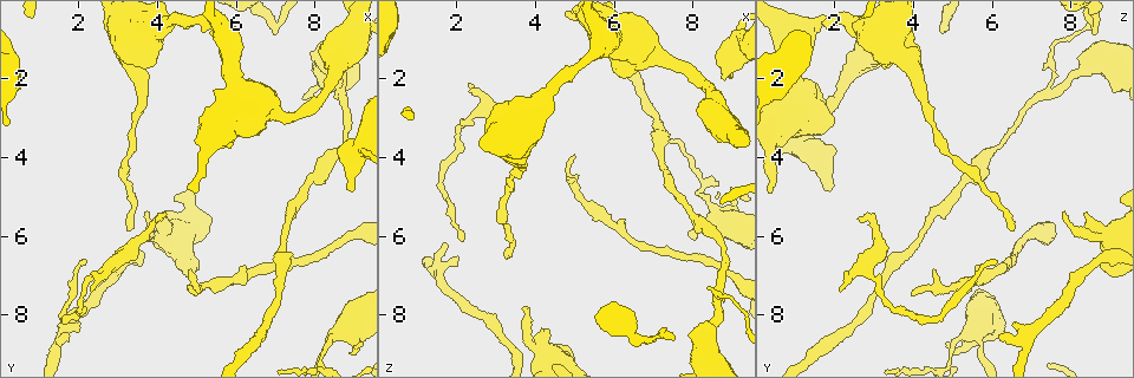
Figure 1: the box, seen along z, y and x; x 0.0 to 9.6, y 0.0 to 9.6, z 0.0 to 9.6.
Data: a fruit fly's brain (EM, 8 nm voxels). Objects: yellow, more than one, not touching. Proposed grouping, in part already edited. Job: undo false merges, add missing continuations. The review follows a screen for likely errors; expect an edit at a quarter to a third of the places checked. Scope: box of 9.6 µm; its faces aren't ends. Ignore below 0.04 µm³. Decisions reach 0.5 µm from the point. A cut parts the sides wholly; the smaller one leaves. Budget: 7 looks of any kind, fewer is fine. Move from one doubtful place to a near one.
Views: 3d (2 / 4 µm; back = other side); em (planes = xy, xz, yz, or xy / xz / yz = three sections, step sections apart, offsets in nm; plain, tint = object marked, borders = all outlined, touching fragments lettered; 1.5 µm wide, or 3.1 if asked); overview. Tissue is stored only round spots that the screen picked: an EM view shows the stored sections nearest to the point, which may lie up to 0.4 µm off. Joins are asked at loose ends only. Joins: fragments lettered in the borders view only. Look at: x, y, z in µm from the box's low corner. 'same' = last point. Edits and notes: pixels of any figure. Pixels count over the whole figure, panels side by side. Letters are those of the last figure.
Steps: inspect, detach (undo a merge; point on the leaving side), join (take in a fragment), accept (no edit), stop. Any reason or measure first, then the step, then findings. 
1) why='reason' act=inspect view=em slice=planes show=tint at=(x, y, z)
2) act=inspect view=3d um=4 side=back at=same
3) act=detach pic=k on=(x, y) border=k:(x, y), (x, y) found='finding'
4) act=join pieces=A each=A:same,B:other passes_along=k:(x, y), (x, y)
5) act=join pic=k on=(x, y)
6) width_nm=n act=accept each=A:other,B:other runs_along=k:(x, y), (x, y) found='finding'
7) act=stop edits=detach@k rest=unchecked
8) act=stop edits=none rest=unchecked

why='an open end' act=inspect view=em slice=planes show=borders at=(9.05, 4.85, 1.90)

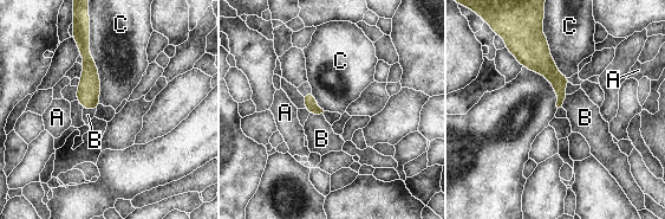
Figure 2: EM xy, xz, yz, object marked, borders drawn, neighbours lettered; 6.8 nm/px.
longest_contact=C:500nm act=join pieces=B each=A:other,B:same,C:other found='it goes on there'

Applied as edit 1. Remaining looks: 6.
act=inspect view=overview

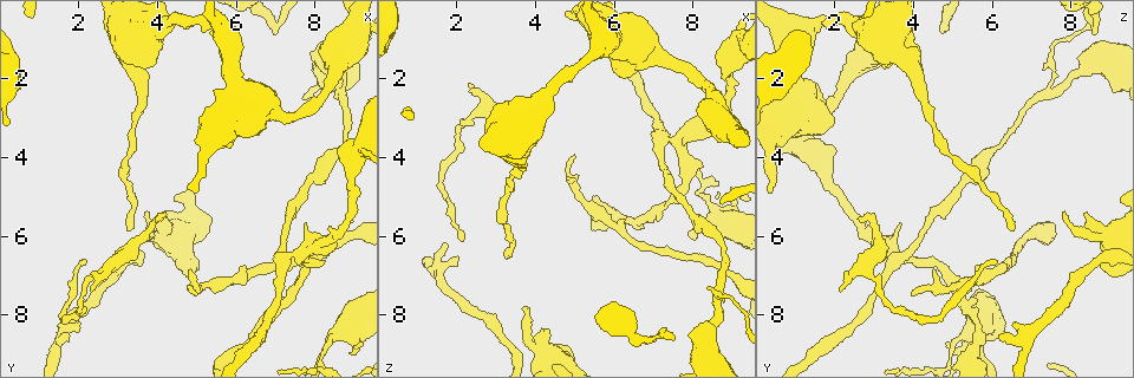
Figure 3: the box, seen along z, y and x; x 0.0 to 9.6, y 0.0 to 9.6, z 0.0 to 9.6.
why='calibre changes' act=inspect view=3d um=4 at=(8.60, 2.30, 7.65)

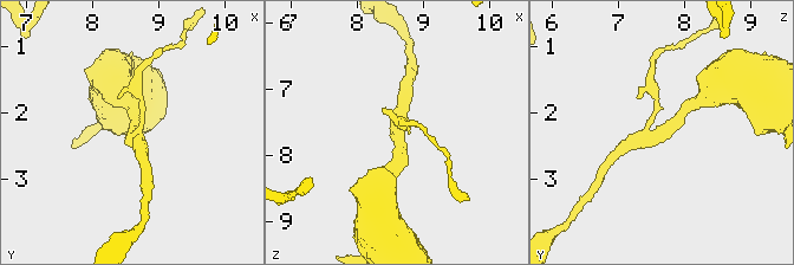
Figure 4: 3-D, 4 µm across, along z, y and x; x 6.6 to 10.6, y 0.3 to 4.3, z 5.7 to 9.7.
arms=3 act=inspect view=em slice=xy step=4 show=tint at=(8.65, 2.25, 7.65)

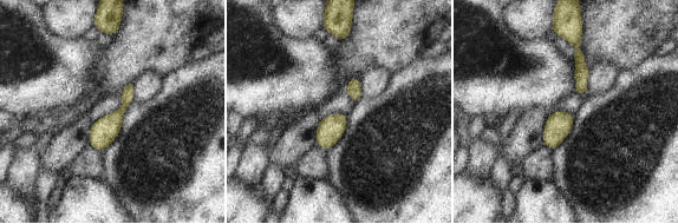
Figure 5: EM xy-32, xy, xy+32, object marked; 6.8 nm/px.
act=inspect view=em slice=planes show=borders at=same

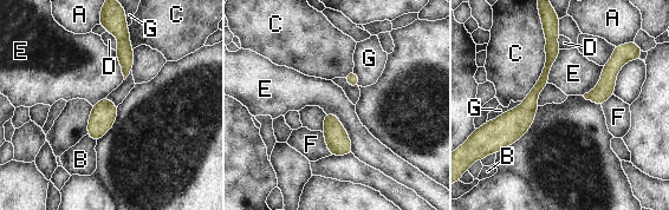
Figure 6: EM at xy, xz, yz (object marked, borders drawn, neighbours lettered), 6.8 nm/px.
width_nm=20 act=accept each=A:other,B:other,C:other,D:other,E:other,F:other,G:other border=6:(325, 112), (345, 129), (352, 152) found='continuous, no second cell'

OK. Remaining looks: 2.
why='thin end' act=inspect view=em slice=planes show=borders at=(4.10, 5.55, 2.55)

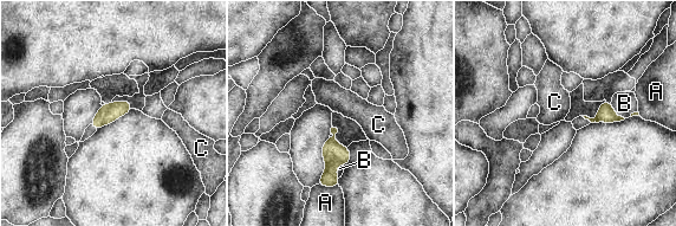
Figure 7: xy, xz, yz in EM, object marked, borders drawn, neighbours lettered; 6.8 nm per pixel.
act=join pieces=B each=A:other,B:same,C:other passes_along=7:(606, 114), (613, 111), (624, 103) found='the cell continues'

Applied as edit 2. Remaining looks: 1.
act=stop edits=join@2,join@7 rest=unchecked

